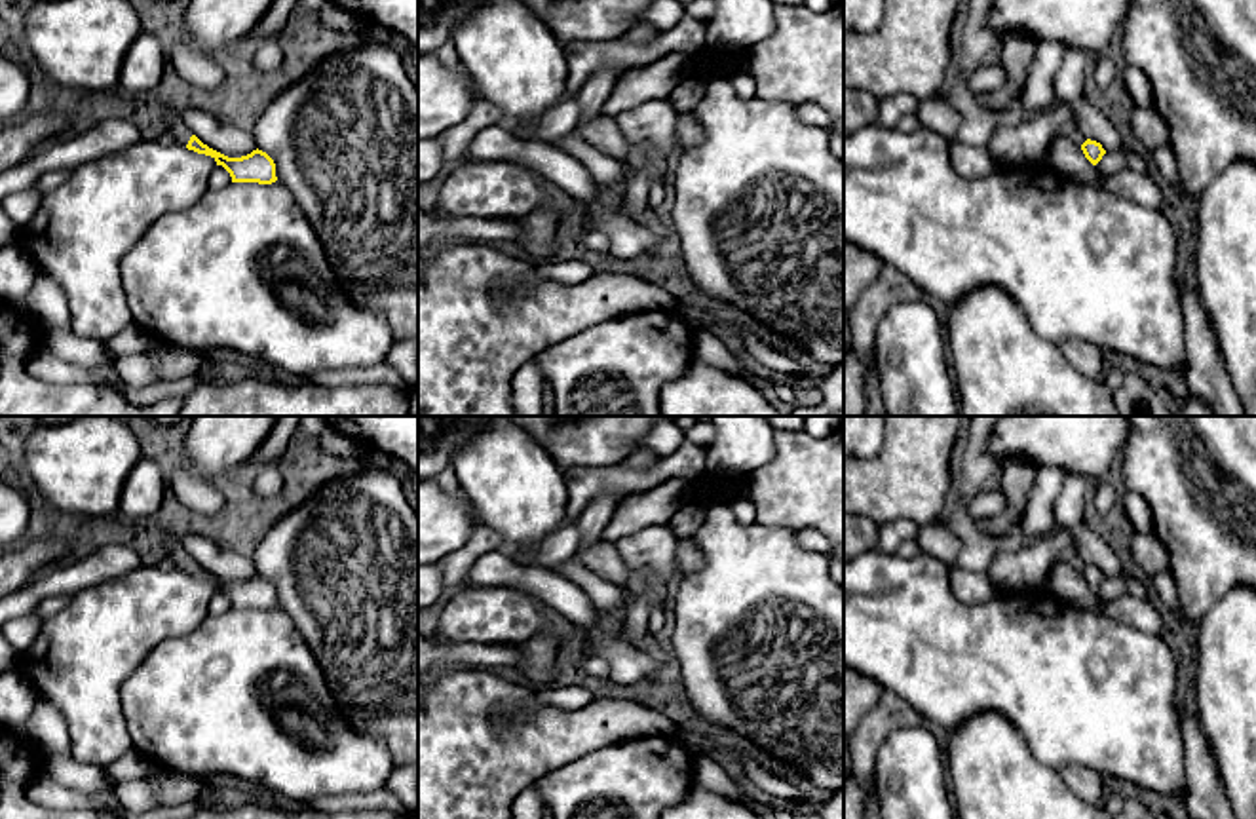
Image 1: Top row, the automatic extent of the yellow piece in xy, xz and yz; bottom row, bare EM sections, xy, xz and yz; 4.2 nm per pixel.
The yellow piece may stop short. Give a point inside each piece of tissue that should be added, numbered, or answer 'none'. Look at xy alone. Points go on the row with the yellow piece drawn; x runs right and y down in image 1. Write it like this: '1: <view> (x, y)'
1: xy (177, 128)

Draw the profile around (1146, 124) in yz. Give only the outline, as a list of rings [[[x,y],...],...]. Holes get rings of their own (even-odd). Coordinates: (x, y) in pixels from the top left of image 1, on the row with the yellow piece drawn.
[[[1134,108],[1131,116],[1131,131],[1138,143],[1155,152],[1170,144],[1170,131],[1159,110],[1153,108]]]

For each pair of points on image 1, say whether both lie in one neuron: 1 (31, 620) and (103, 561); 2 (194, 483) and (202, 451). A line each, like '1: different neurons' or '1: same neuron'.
1: different neurons
2: different neurons

